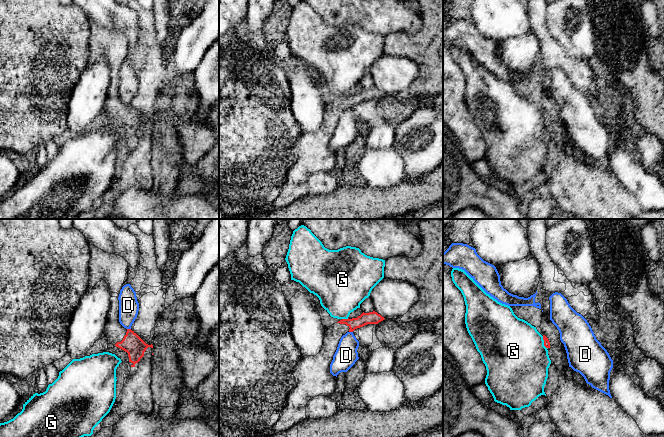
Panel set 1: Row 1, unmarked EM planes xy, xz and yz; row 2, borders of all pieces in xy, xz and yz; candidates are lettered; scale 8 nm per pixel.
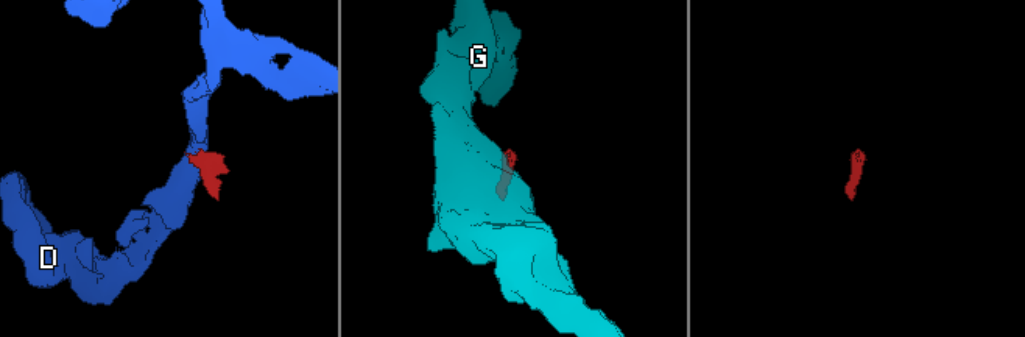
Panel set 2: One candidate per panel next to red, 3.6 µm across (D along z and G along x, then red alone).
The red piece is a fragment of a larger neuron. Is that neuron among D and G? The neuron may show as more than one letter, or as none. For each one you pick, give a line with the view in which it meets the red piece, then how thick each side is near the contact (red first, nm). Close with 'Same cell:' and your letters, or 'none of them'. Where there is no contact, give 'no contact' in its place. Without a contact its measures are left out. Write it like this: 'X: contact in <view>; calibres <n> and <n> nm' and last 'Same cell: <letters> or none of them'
Same cell: none of them

